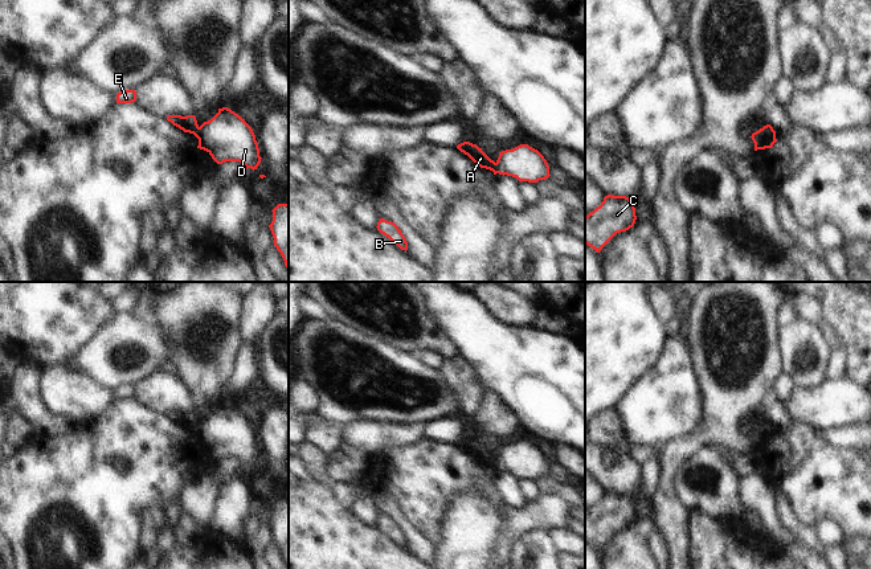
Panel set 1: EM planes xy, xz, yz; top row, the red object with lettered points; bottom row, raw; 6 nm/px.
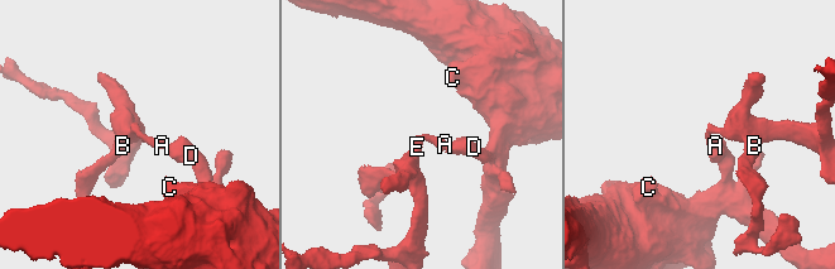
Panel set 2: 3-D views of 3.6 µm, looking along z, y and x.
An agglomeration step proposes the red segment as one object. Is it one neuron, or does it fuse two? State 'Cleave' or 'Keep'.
Cleave

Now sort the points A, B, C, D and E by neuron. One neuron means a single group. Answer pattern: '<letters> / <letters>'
A B E / C D

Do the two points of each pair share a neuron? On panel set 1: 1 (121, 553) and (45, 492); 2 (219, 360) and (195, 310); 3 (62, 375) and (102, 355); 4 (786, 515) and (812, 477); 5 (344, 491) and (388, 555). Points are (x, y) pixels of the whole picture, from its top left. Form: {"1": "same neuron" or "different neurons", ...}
{"1": "same neuron", "2": "same neuron", "3": "different neurons", "4": "different neurons", "5": "different neurons"}

